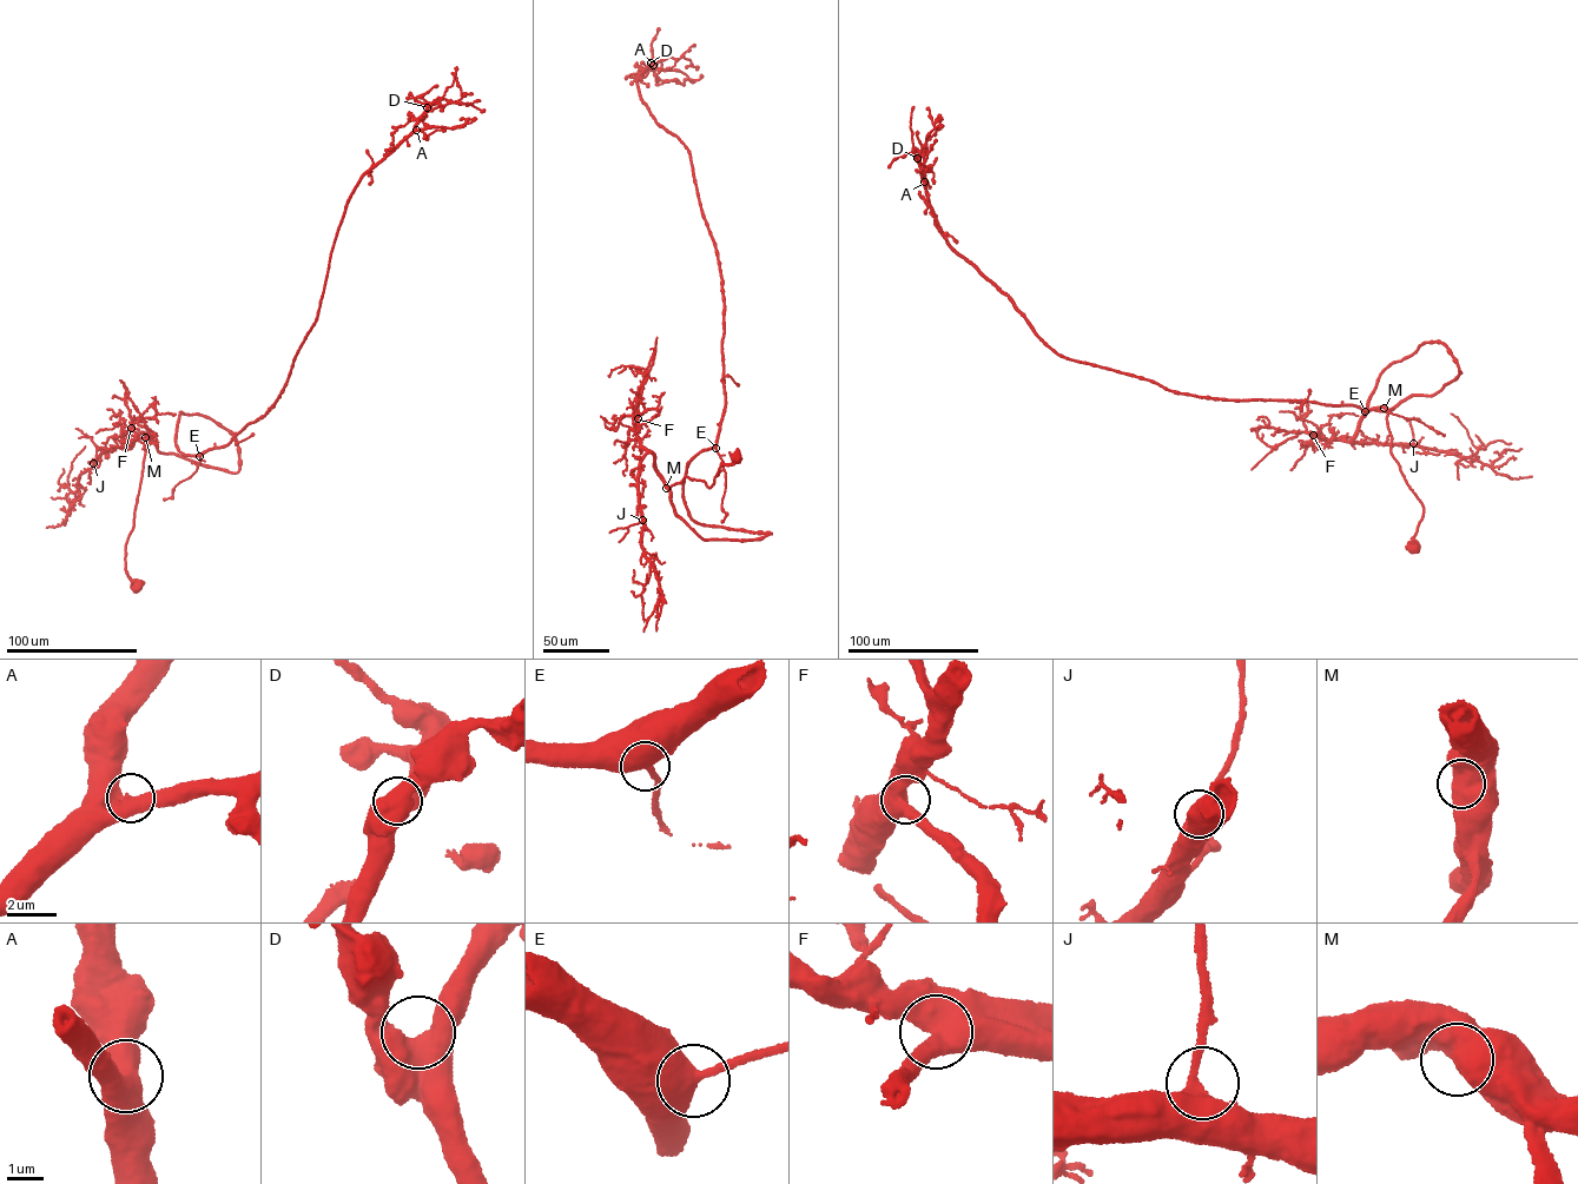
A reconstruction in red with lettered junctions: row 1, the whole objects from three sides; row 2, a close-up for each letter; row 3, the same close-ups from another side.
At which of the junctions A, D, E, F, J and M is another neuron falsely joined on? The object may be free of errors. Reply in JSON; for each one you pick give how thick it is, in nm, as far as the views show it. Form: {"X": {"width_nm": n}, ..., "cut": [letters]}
{"cut": []}

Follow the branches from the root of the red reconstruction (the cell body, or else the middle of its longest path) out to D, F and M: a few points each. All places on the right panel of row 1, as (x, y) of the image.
D: (1413, 549), (1387, 411), (1461, 372), (1447, 346), (1386, 369), (1364, 416), (1061, 356), (950, 247), (917, 158)
F: (1413, 549), (1424, 507), (1391, 451), (1386, 409), (1377, 408), (1366, 412), (1358, 432), (1348, 442), (1313, 435)
M: (1413, 549), (1424, 507), (1391, 451), (1391, 435), (1384, 408)

